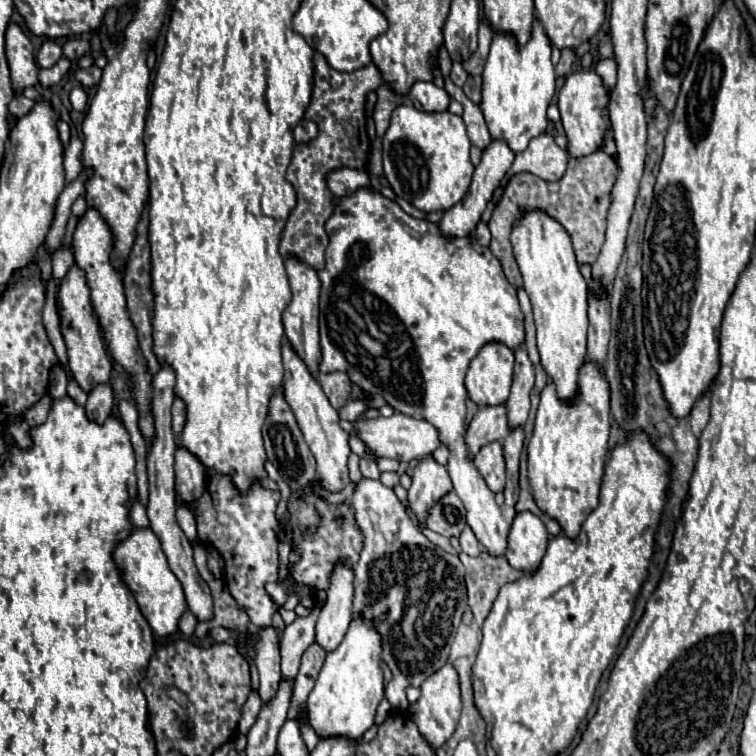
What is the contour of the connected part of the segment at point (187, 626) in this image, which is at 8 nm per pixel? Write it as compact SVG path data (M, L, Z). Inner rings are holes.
M187 610L185 614L183 614L183 618L181 618L181 622L179 622L179 630L187 636L187 638L191 638L193 636L193 630L195 630L195 626L197 626L197 618Z

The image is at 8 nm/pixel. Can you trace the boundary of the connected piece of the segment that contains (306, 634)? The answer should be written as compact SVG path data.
M313 604L307 616L297 616L289 626L285 626L281 642L281 674L285 678L295 678L303 652L315 642L315 620L319 610L321 606Z

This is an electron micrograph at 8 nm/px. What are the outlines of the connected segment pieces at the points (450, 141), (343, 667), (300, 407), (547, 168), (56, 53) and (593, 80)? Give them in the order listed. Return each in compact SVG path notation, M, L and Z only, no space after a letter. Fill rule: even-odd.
M411 104L393 110L383 136L383 172L393 192L411 200L423 212L449 210L469 190L473 164L469 160L469 138L463 118L451 112L423 112Z
M365 616L351 620L341 644L327 652L315 688L309 694L307 710L313 730L323 736L349 736L359 740L373 726L375 710L383 700L383 670L381 670L381 634Z
M283 340L283 368L285 368L285 376L283 376L283 388L285 388L285 400L289 402L299 428L315 456L317 462L317 474L319 474L319 482L327 492L341 492L351 480L347 474L347 458L351 454L349 448L349 434L345 430L341 430L339 426L339 414L337 410L329 404L319 380L307 370L305 362L297 356L297 352L293 350L293 346Z
M541 132L529 142L527 150L515 156L511 174L531 172L539 178L545 178L547 182L555 182L557 178L561 178L561 174L565 174L567 160L569 154L555 144L555 138L549 132Z
M45 40L43 46L39 48L37 54L37 62L41 68L51 68L53 64L57 64L57 60L63 56L63 48L61 44L57 44L55 40Z
M577 70L565 76L563 86L559 88L557 94L557 106L561 112L565 134L569 138L571 156L579 158L581 154L591 154L593 150L599 150L603 146L603 136L611 126L607 114L607 102L609 102L609 92L605 90L601 78L593 70Z

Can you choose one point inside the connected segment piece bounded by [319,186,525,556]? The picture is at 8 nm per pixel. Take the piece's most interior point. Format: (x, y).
(431, 301)

